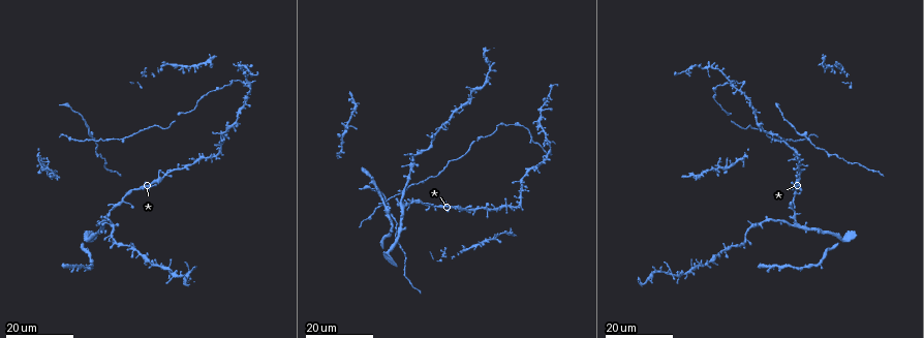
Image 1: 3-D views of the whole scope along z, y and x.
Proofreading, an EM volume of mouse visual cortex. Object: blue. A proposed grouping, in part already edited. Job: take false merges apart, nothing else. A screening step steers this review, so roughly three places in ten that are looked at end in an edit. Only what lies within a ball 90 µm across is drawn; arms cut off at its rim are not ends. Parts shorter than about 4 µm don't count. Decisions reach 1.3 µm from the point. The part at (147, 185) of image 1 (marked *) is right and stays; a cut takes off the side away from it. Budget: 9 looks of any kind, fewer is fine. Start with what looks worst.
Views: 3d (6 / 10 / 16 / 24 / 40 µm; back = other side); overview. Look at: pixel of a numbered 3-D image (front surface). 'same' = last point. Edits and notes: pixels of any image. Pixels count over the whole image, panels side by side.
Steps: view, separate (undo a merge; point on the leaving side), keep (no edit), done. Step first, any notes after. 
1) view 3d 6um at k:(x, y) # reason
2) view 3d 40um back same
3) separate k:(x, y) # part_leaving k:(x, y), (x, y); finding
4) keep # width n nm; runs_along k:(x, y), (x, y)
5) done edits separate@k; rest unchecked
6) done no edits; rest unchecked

view 3d 16um at 1:(738, 88) # thin arm on a thick one

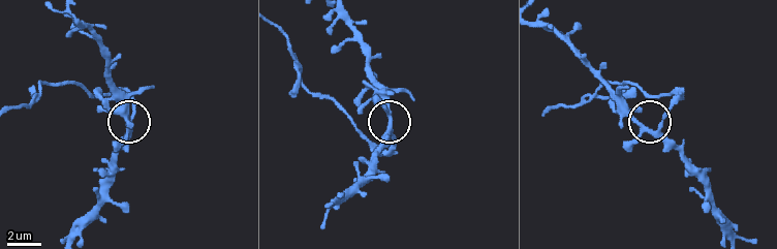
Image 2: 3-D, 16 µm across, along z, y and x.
view 3d 6um at 2:(653, 134) # zoom in

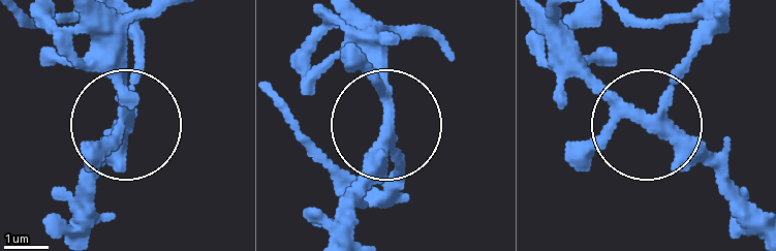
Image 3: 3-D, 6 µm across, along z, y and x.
keep # runs_along 3:(757, 223), (561, 38); continuous, no second cell

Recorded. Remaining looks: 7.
view 3d 16um at 1:(486, 79) # four arms meet

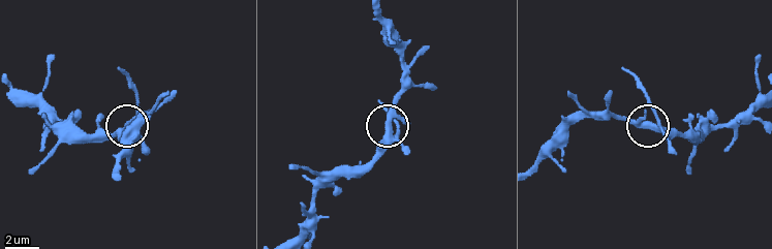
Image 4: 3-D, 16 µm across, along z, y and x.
view 3d 6um at 4:(652, 124) # zoom in

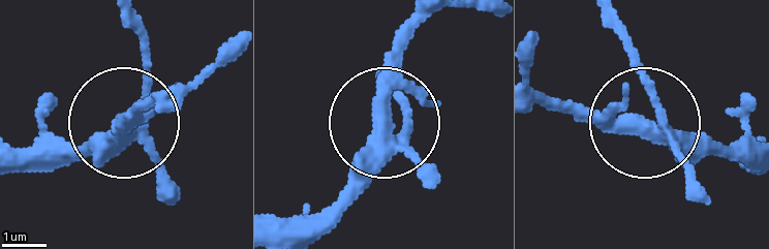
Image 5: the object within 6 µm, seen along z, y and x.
separate 5:(168, 193) # part_leaving 5:(149, 126), (149, 40), (137, 19); a second cell is stuck on

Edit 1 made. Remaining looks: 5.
view overview

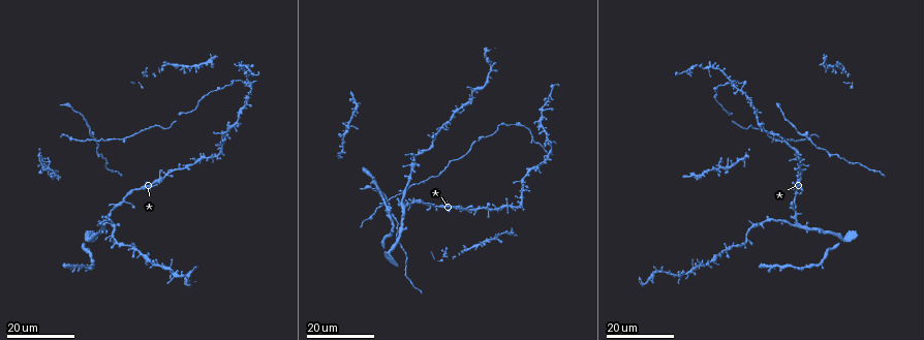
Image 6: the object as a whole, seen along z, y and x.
view 3d 24um at 6:(237, 112) # side arm on a straight run

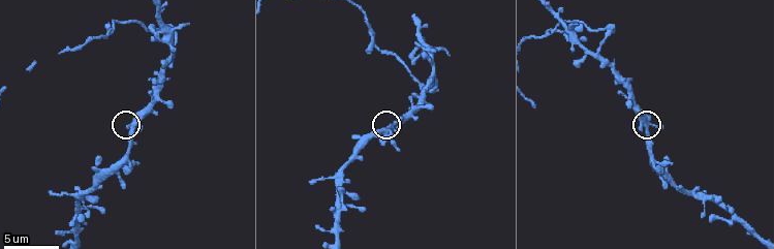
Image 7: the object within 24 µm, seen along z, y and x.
view 3d 6um at 7:(130, 123) # zoom in

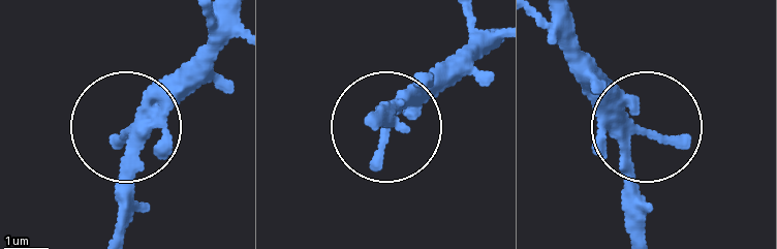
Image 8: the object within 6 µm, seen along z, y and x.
keep # arms 3; runs_along 8:(113, 234), (127, 130), (179, 96), (231, 89); continuous, no second cell

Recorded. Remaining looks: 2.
view 3d 10um at 7:(78, 237)

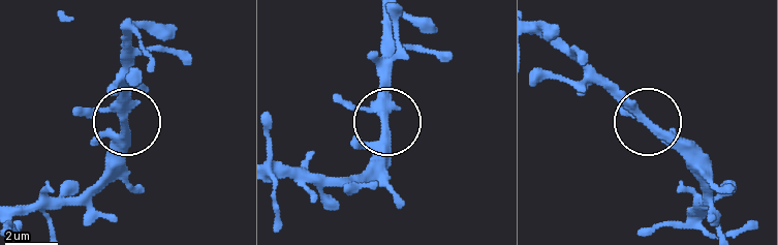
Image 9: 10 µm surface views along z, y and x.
keep # arms 3; all the same cell

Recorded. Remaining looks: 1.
done edits separate@5; rest unchecked

